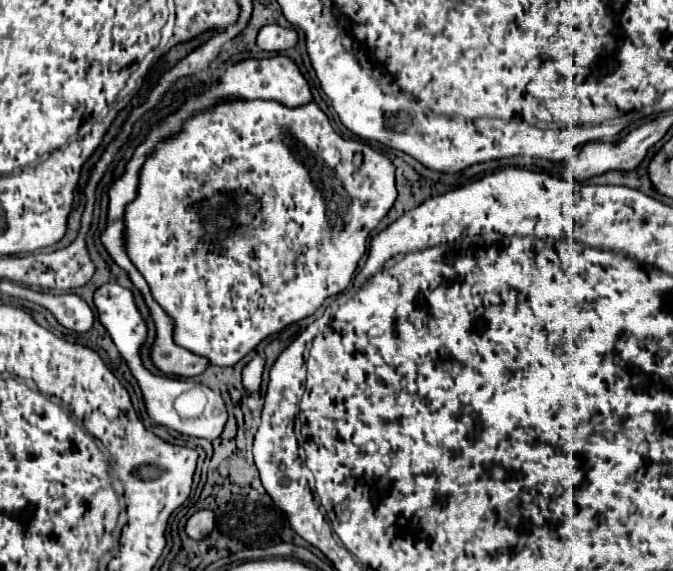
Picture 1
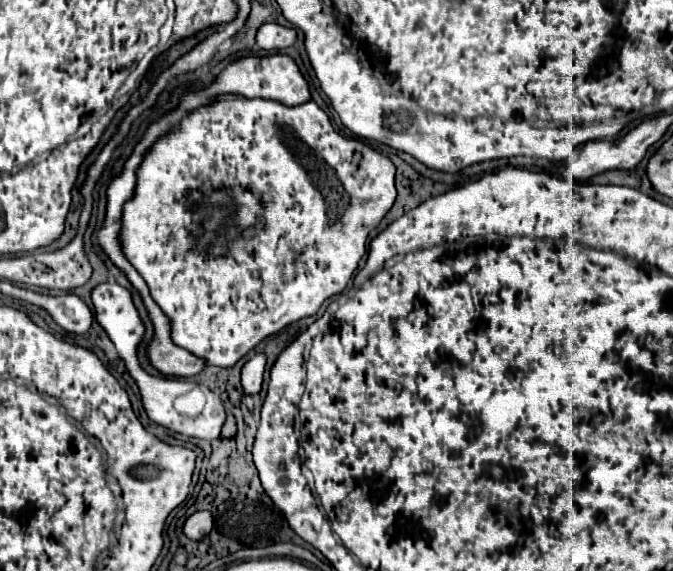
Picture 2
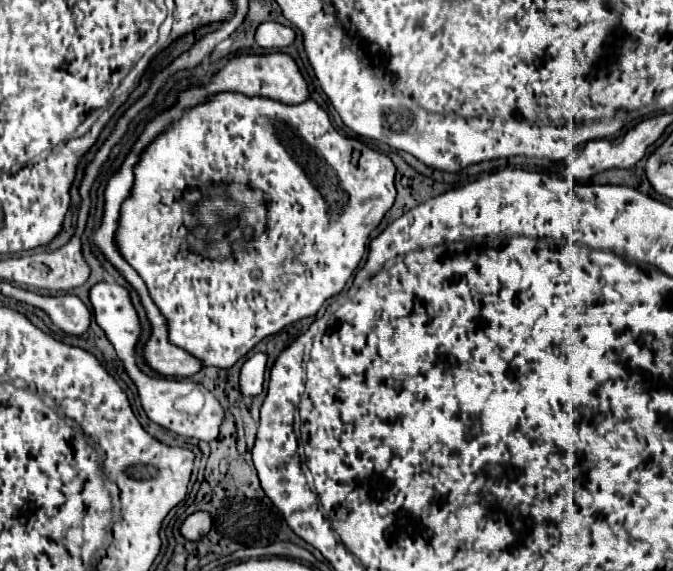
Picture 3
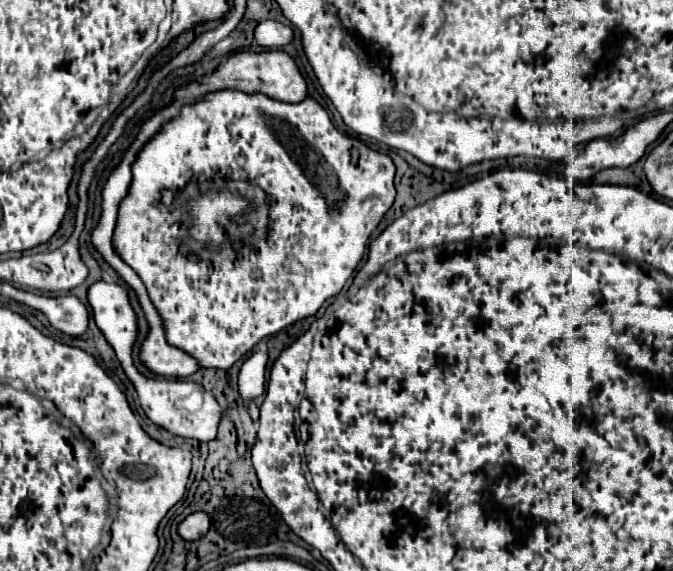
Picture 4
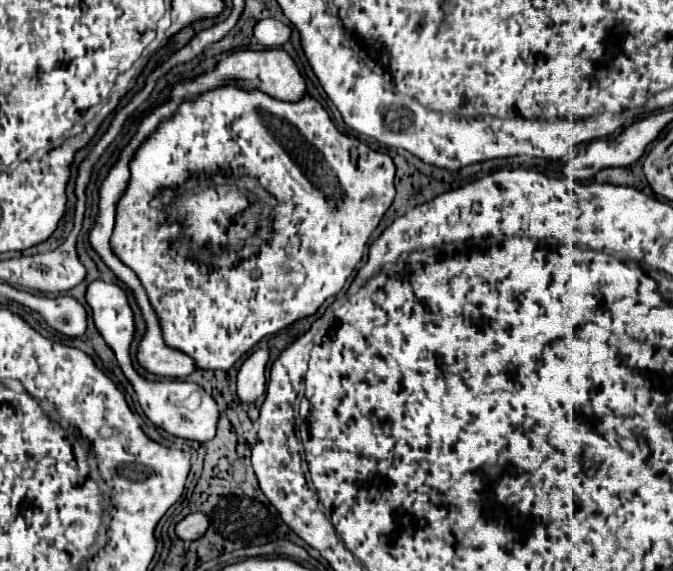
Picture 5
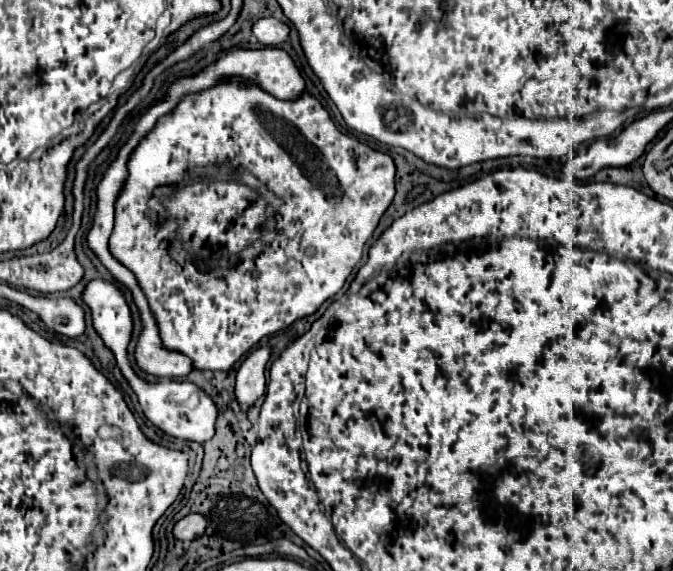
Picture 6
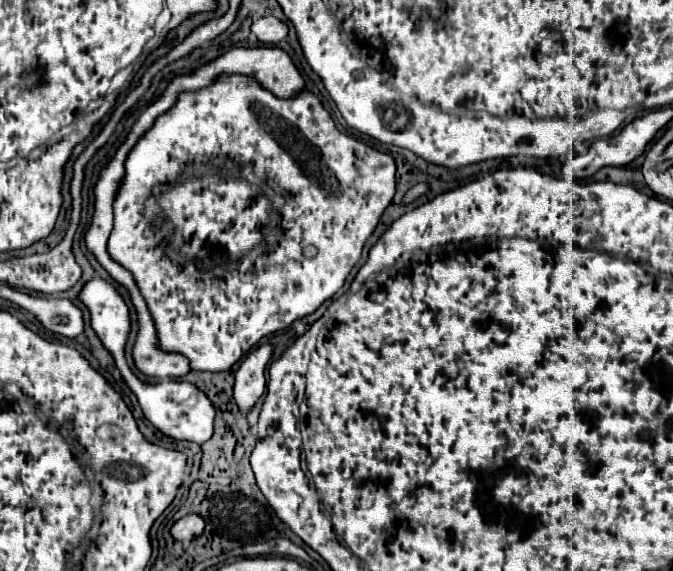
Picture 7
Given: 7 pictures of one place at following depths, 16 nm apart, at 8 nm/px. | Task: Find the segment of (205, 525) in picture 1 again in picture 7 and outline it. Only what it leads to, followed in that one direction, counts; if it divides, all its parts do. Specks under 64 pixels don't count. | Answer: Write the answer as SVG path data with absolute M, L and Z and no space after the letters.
M188 514L172 526L172 536L180 542L190 542L204 532L204 518L200 514Z

